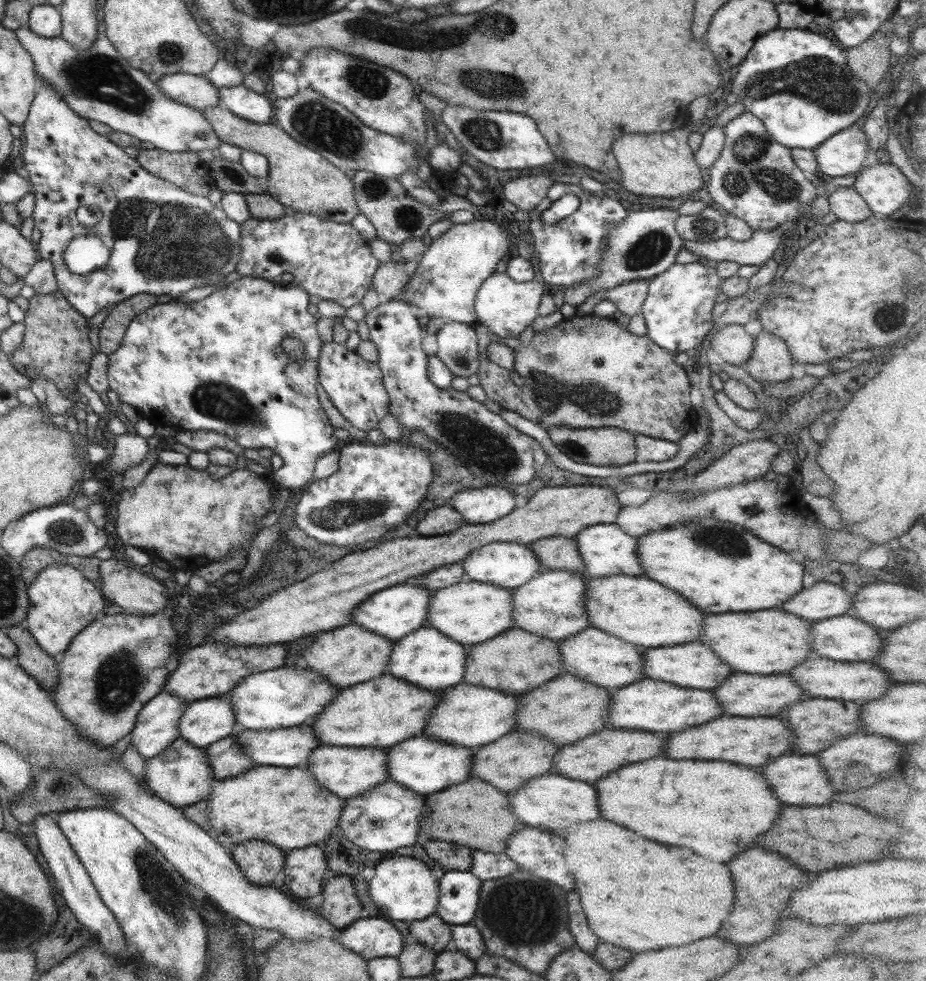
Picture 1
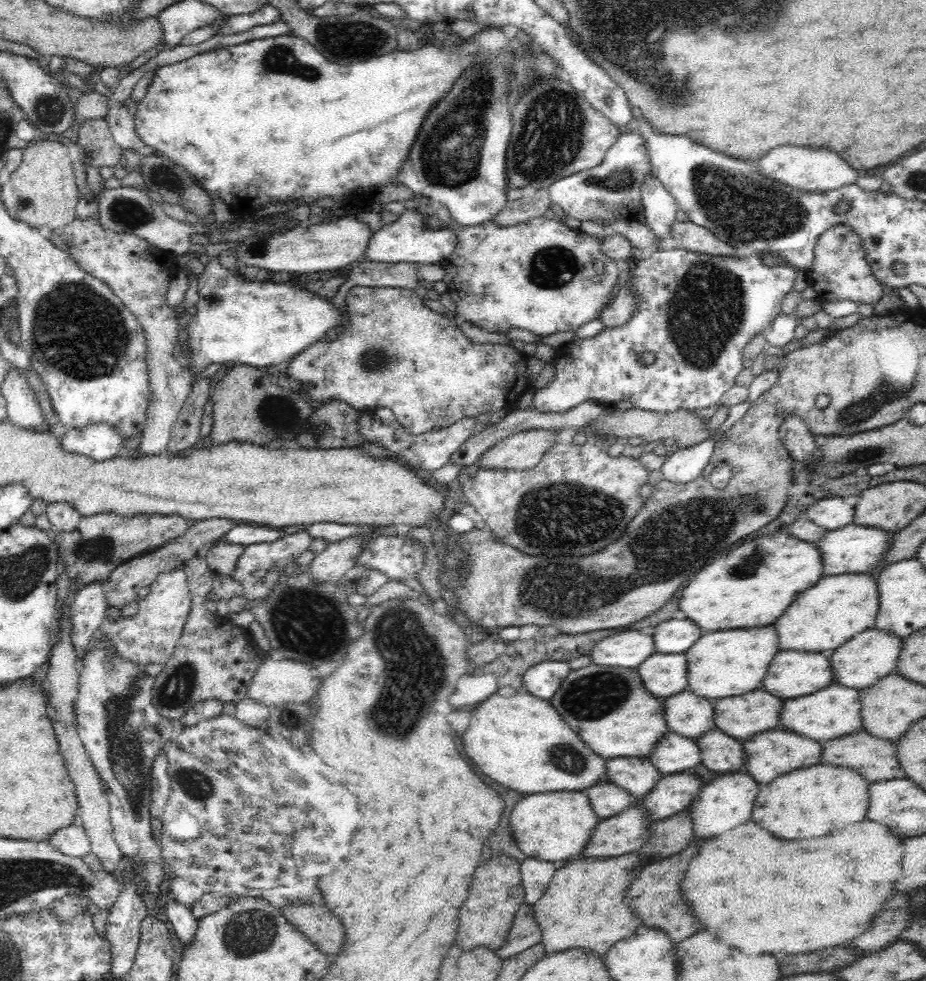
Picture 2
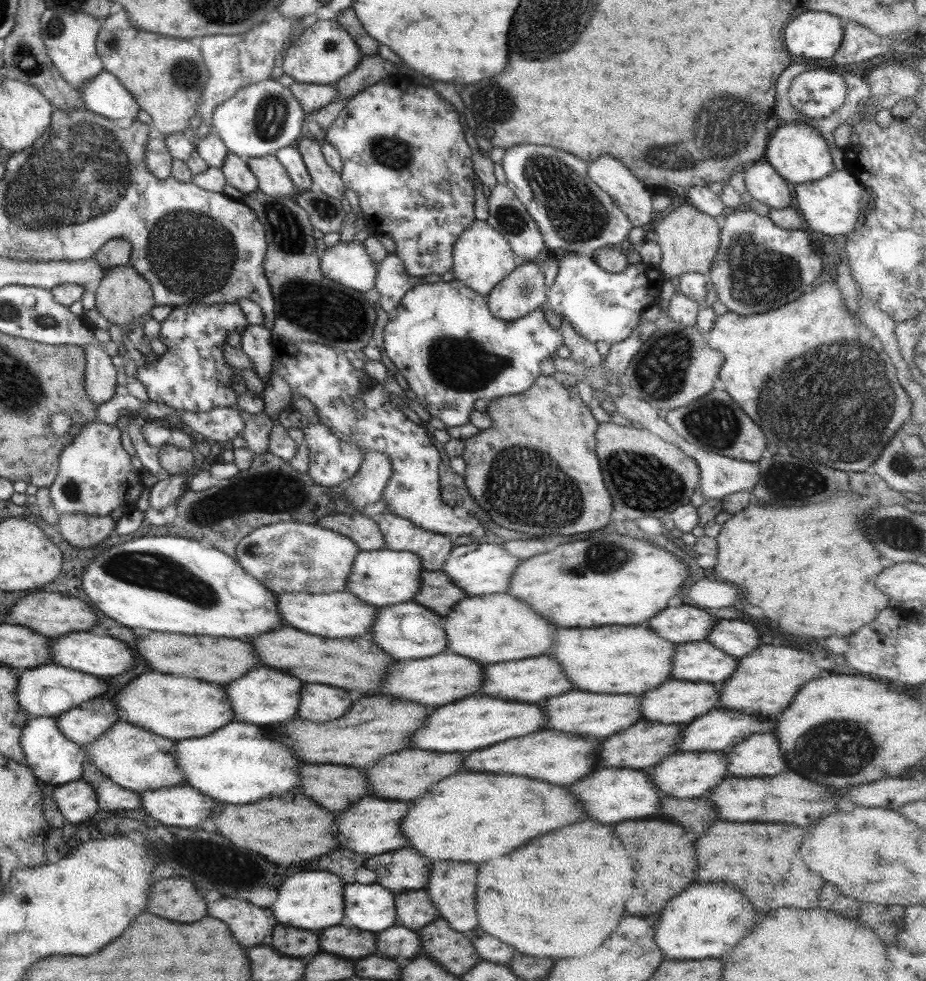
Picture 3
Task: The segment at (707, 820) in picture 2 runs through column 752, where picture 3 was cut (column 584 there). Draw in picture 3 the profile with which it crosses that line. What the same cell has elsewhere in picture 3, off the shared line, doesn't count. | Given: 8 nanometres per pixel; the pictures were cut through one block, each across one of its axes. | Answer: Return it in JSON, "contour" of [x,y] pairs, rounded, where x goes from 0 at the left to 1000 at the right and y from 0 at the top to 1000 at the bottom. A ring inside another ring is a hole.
{"contour":[[[646,783],[640,789],[616,801],[616,805],[631,818],[635,832],[652,840],[666,840],[680,835],[705,834],[714,825],[713,804],[706,799],[700,785]]]}

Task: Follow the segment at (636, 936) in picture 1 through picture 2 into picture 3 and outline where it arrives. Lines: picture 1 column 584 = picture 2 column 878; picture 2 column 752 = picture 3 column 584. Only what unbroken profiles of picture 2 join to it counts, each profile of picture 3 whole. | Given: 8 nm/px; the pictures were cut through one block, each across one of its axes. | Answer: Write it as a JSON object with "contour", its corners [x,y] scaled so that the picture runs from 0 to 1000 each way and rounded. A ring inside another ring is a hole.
{"contour":[[[641,836],[622,838],[607,846],[598,846],[590,852],[577,854],[577,858],[551,869],[542,877],[533,877],[533,879],[518,883],[518,891],[516,891],[516,936],[518,936],[518,940],[516,946],[536,956],[542,956],[542,960],[555,964],[559,970],[564,970],[564,973],[570,972],[570,975],[581,975],[581,977],[620,977],[624,972],[637,972],[646,964],[650,964],[650,960],[667,946],[670,936],[676,932],[676,926],[674,926],[676,917],[685,909],[685,899],[687,899],[687,887],[685,887],[672,858],[665,854],[661,842],[654,842],[654,840],[648,840]]]}

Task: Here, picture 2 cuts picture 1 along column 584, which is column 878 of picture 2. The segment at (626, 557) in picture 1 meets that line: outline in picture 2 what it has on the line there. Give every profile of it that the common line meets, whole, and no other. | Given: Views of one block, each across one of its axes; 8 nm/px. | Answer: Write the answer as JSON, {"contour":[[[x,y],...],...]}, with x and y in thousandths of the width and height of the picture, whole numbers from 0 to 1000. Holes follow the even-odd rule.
{"contour":[[[918,534],[907,539],[891,544],[882,557],[888,566],[890,574],[890,585],[892,587],[905,587],[906,585],[938,585],[952,573],[962,559],[965,543],[949,540],[942,536],[927,536]]]}

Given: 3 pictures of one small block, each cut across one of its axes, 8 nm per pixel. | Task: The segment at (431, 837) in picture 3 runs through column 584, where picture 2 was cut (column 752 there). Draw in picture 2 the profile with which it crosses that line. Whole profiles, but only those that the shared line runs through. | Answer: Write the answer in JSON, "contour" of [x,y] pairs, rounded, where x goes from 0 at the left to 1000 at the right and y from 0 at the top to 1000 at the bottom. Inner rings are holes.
{"contour":[[[886,777],[841,791],[829,801],[821,801],[812,836],[838,854],[860,856],[892,852],[914,840],[927,840],[935,834],[940,813],[937,801],[940,798],[922,784],[892,781]]]}

